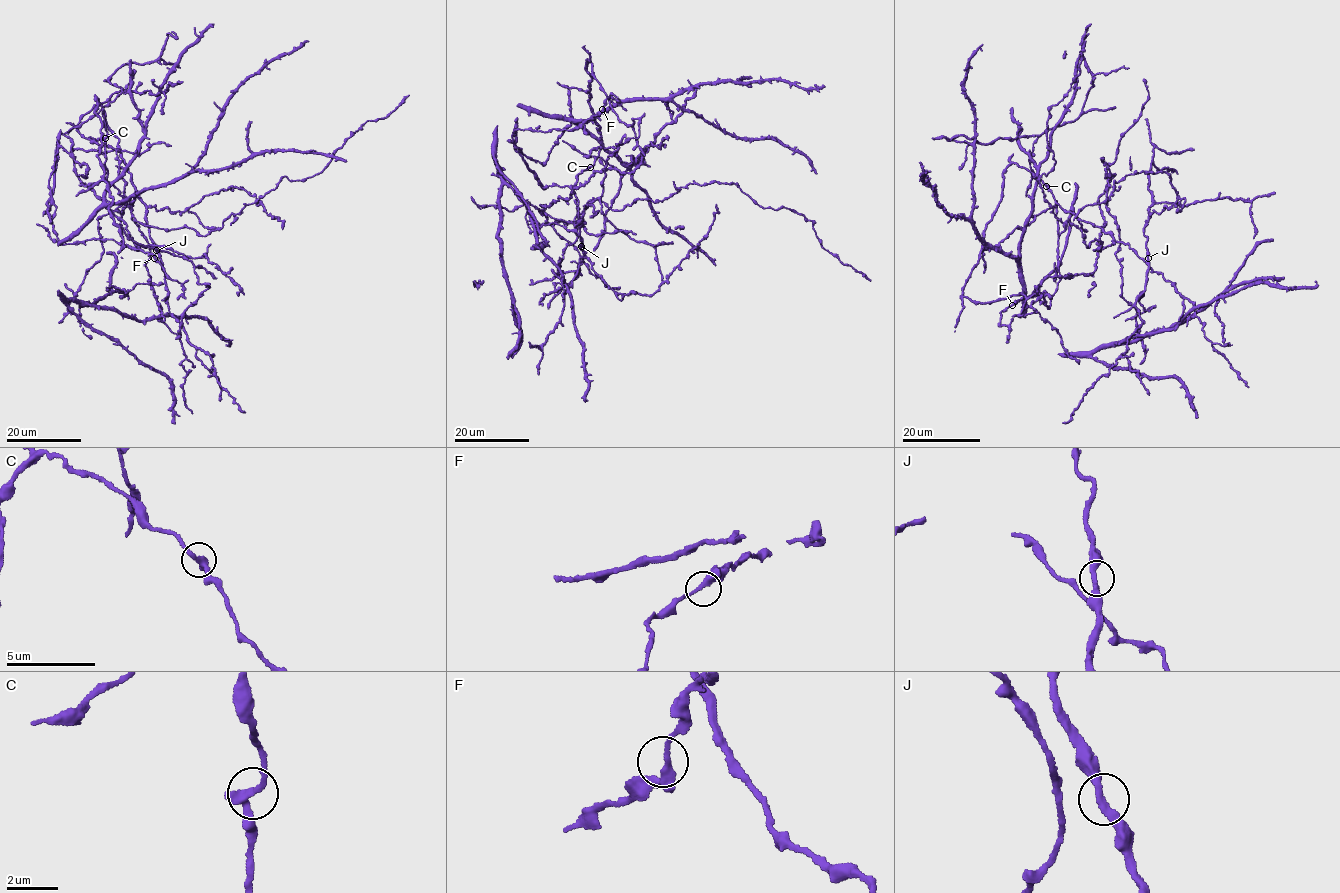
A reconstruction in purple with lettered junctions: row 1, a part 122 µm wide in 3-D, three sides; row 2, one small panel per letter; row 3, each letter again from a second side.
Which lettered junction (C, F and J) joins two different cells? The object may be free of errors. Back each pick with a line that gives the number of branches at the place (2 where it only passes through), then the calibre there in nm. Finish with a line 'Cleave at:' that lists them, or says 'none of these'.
Cleave at: none of these

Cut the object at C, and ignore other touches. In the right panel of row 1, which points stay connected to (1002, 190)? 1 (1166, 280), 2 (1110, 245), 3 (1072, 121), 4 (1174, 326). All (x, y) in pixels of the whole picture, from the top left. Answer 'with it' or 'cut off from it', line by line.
1: cut off from it
2: cut off from it
3: with it
4: with it

